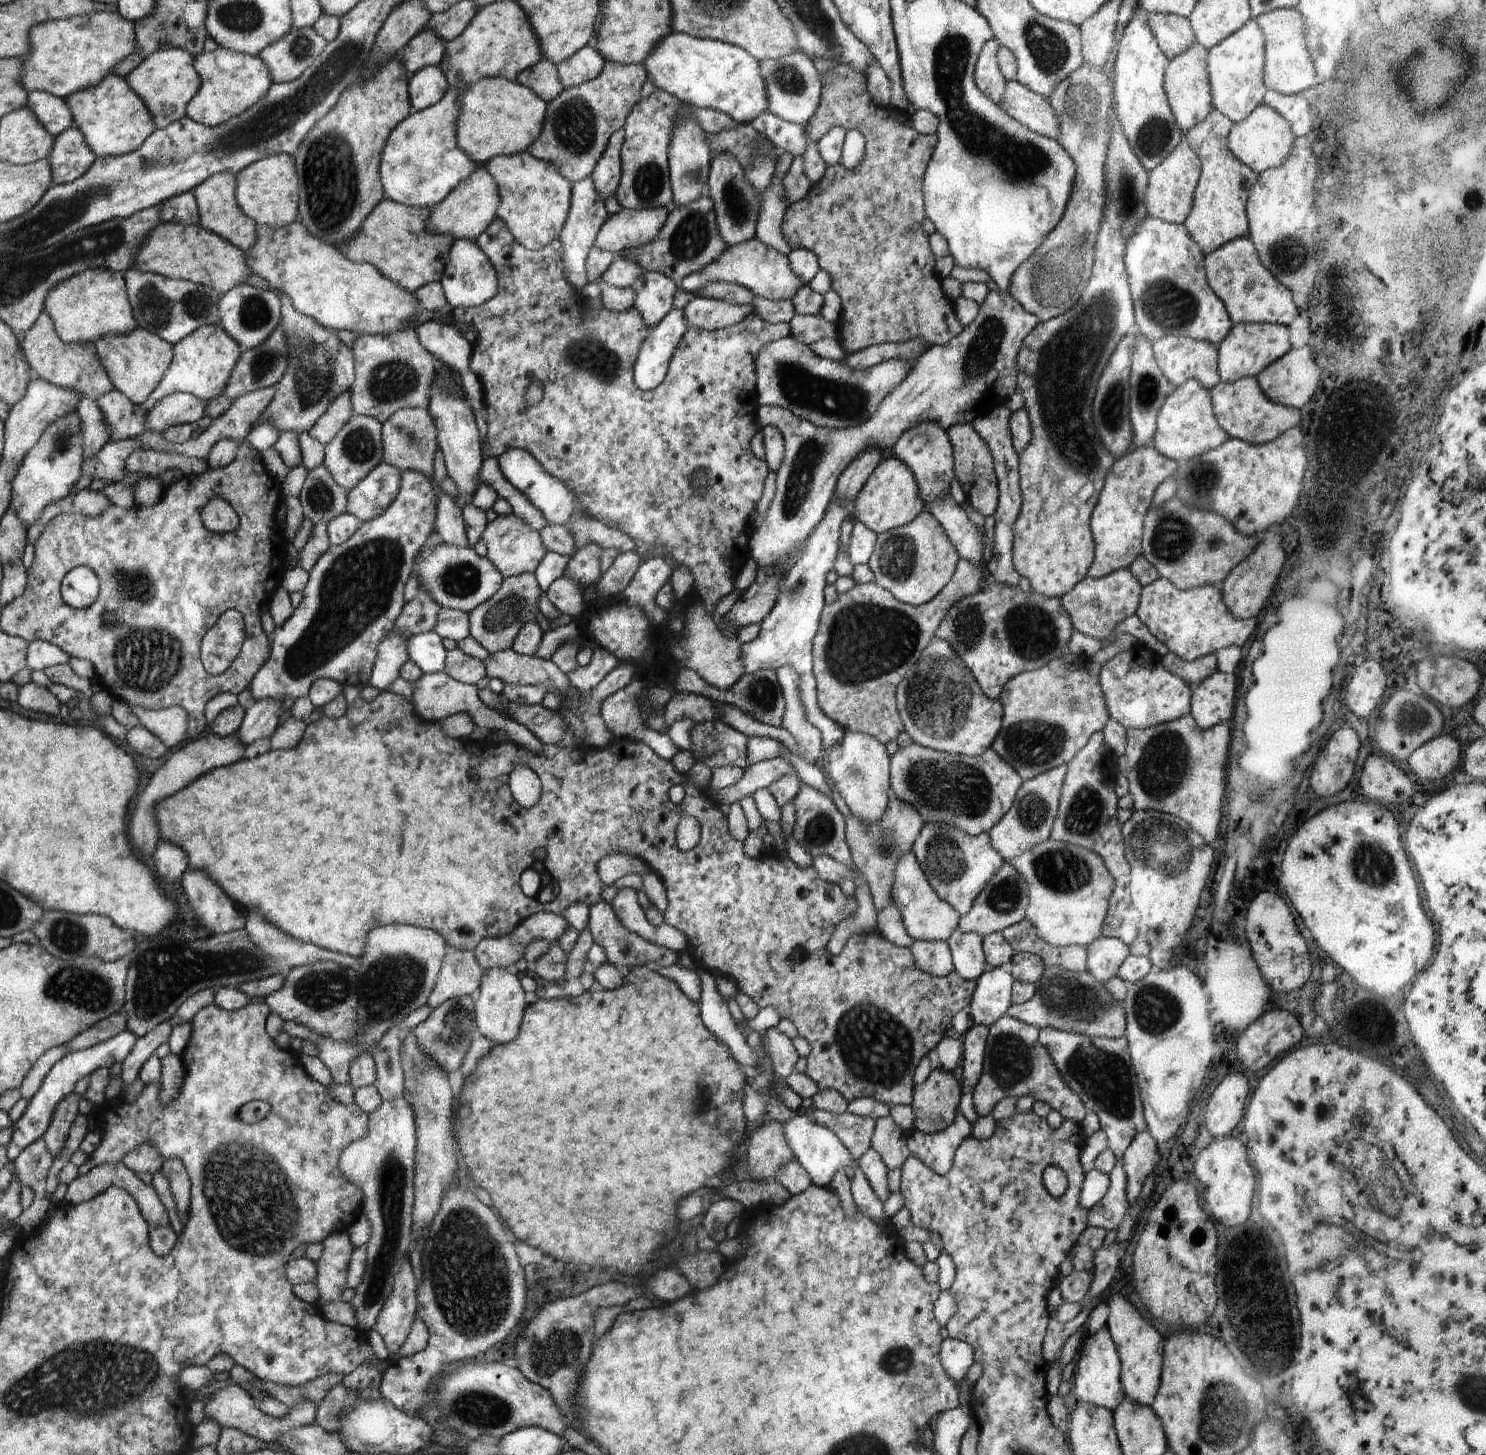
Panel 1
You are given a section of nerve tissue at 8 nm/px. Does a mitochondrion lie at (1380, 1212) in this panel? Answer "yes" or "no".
yes

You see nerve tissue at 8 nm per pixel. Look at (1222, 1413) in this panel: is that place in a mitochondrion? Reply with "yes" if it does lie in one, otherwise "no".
yes

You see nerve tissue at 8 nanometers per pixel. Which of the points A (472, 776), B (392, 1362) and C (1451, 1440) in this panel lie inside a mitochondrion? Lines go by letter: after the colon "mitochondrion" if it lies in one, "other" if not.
A: other
B: other
C: other

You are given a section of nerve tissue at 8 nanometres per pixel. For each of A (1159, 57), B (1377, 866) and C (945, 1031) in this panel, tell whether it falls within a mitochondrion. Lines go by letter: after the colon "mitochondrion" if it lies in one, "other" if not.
A: other
B: mitochondrion
C: other

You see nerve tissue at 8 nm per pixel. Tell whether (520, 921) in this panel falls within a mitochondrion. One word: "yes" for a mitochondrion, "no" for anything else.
no

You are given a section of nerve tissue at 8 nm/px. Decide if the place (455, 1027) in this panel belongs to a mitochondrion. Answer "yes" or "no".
yes

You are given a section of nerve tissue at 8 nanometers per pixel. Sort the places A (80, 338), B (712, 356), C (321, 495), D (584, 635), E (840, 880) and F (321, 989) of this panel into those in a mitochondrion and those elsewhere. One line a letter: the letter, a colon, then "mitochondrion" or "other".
A: other
B: other
C: mitochondrion
D: other
E: other
F: mitochondrion

